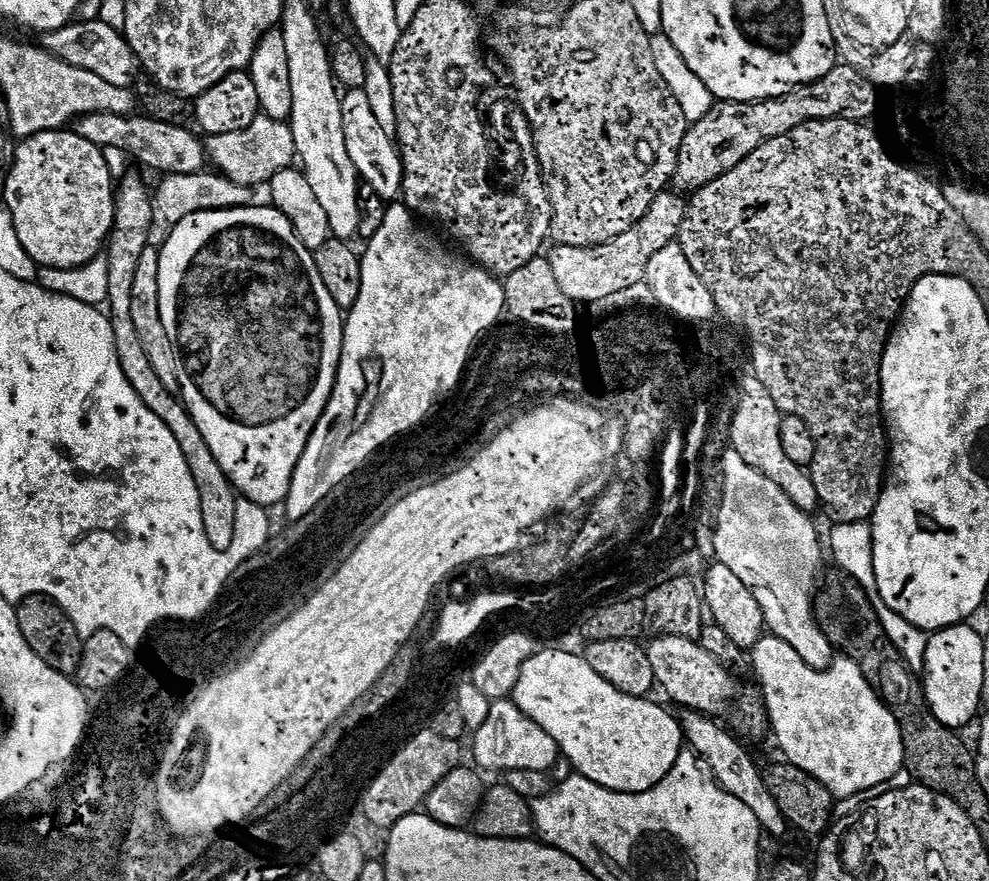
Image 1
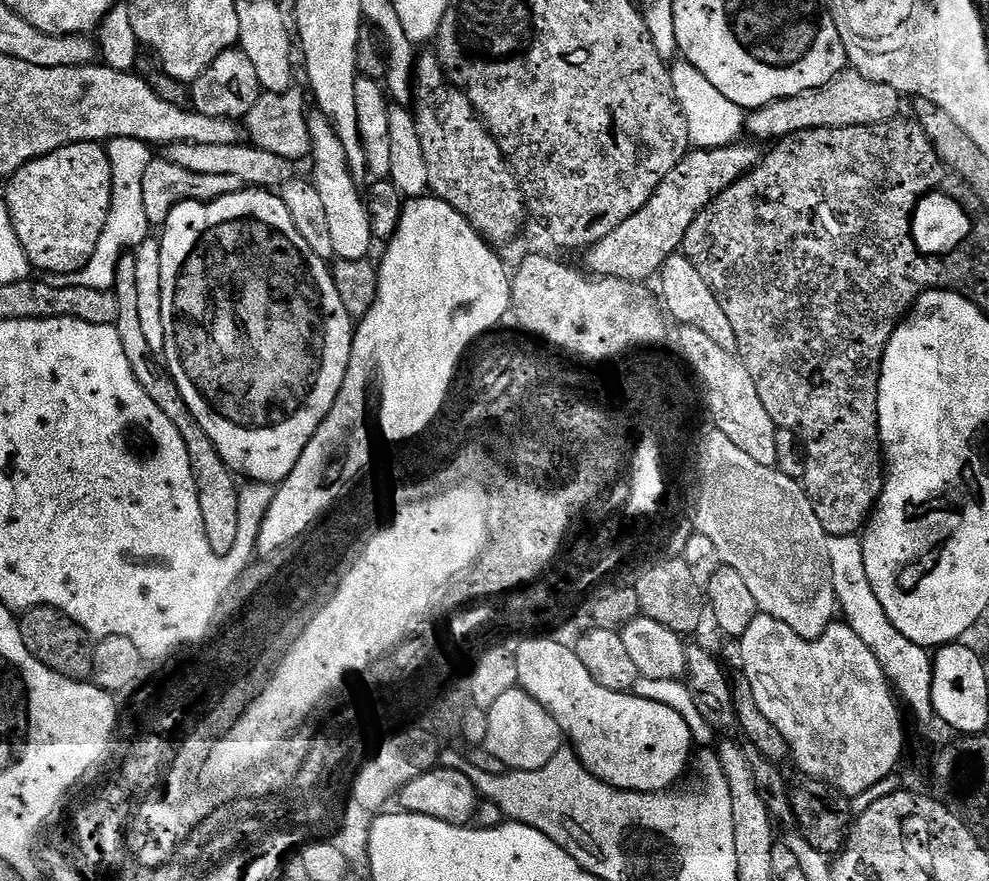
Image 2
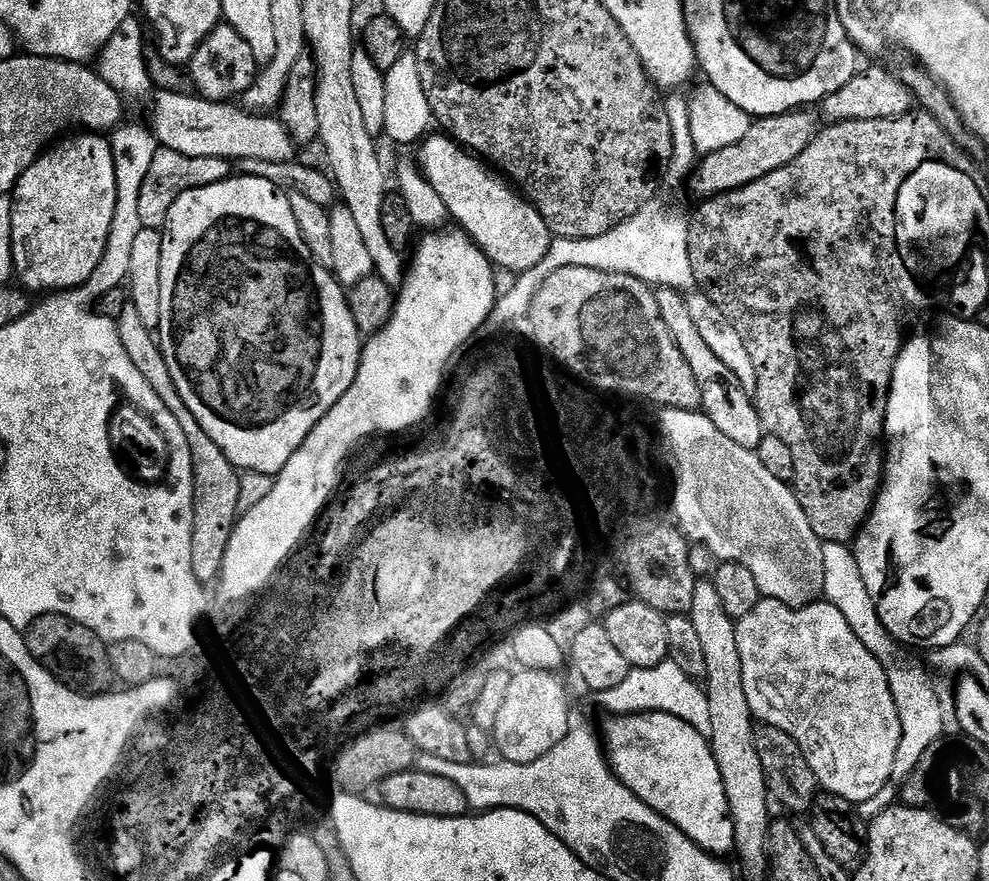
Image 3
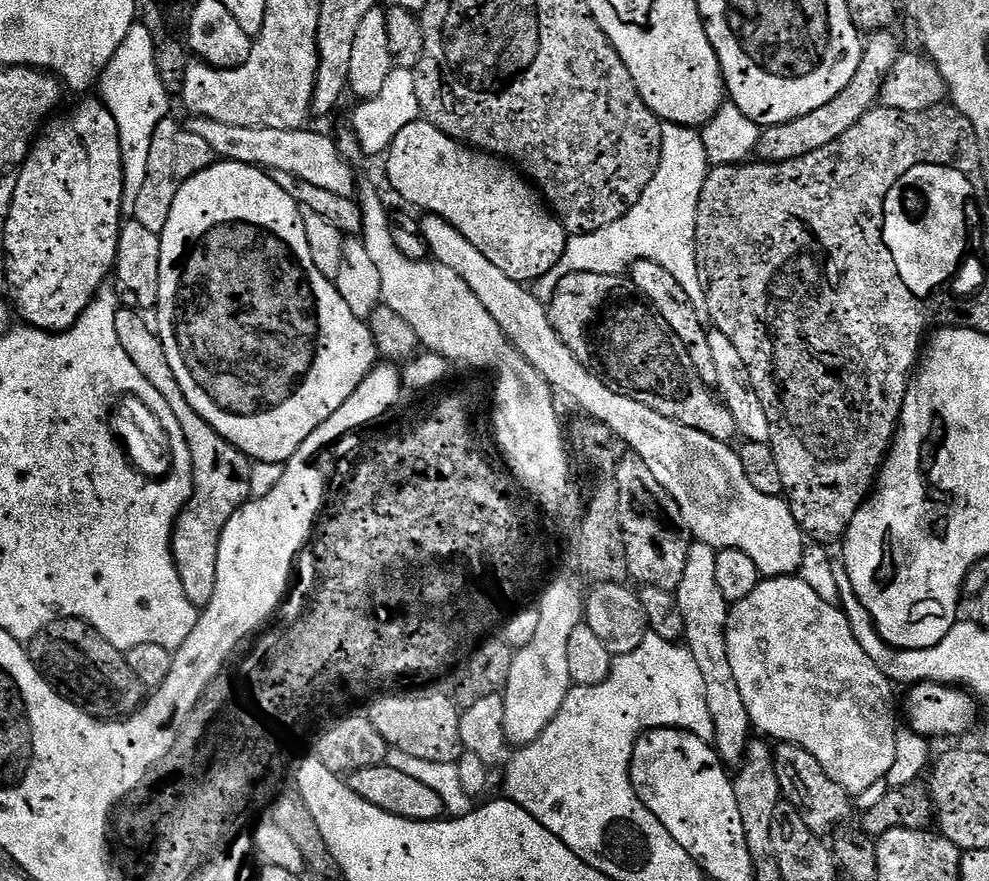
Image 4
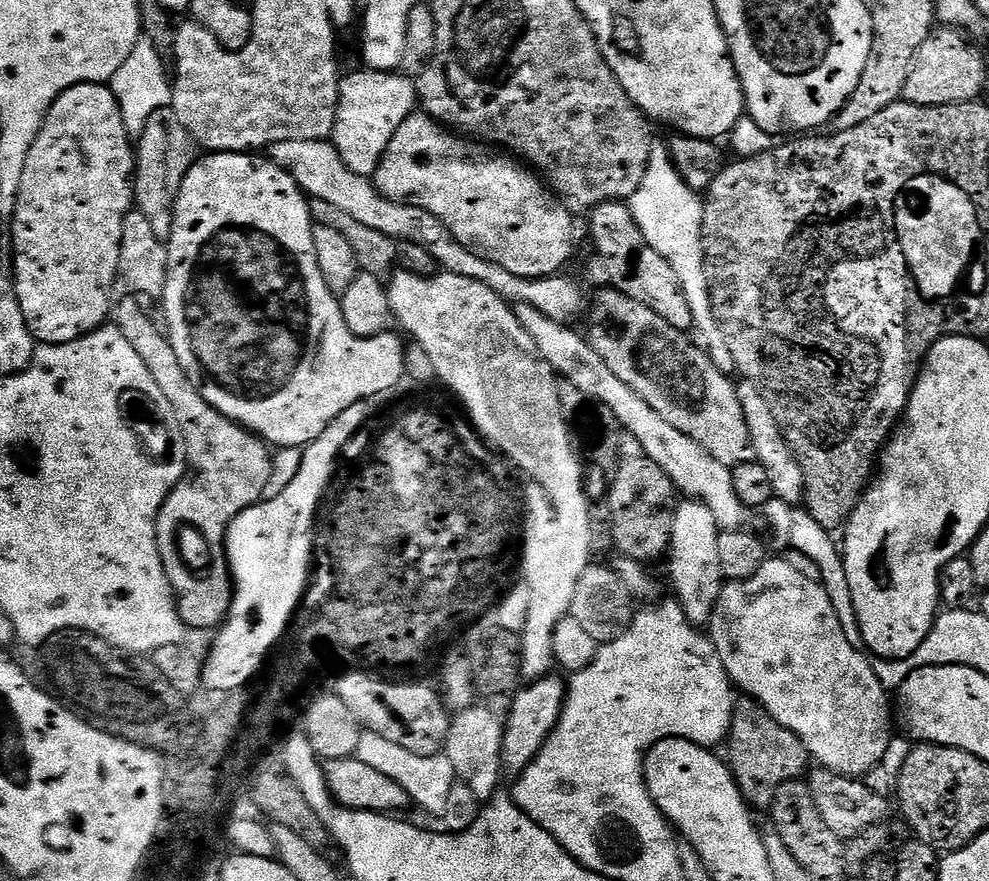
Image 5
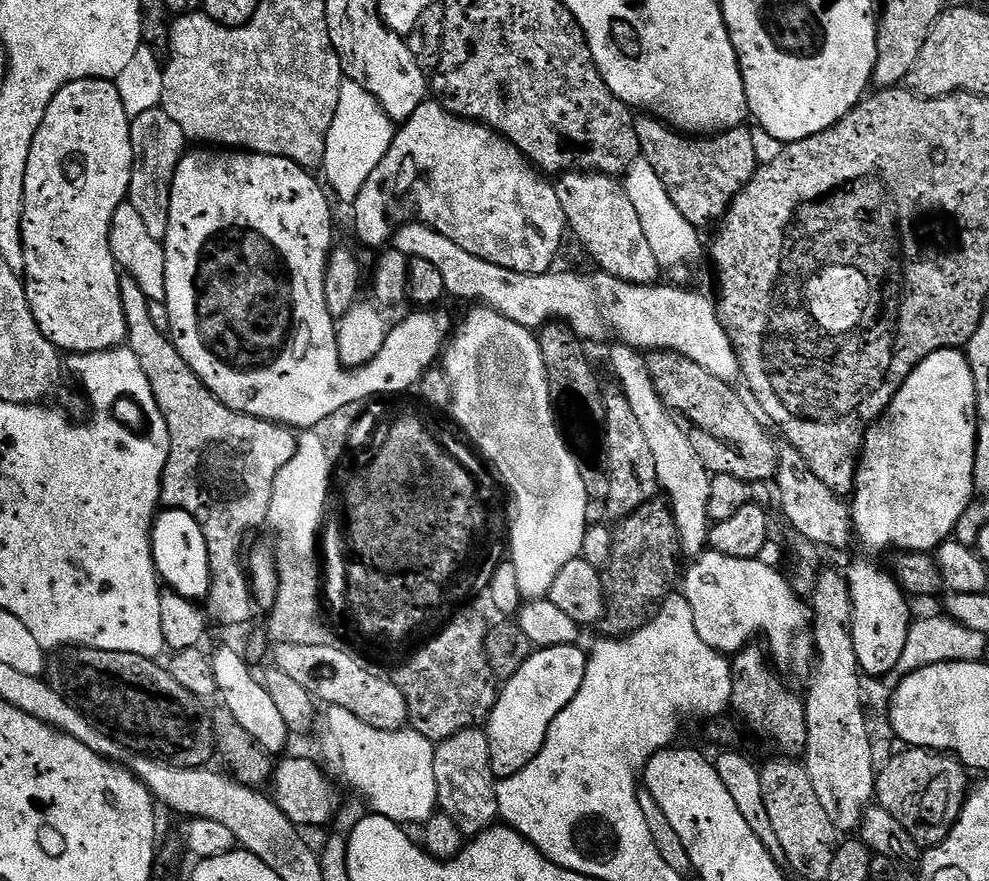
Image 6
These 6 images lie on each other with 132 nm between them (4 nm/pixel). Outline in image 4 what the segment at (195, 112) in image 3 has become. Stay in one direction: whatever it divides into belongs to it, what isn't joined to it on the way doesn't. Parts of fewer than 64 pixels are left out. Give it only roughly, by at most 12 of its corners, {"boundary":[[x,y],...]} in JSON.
{"boundary":[[205,116],[190,124],[220,160],[286,170],[355,197],[335,139],[307,127],[262,130]]}

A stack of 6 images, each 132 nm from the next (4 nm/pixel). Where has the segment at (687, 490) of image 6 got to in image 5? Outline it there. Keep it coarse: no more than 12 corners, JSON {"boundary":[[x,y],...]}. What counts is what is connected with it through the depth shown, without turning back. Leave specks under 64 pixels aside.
{"boundary":[[696,498],[677,503],[674,599],[704,626],[722,587],[717,528]]}

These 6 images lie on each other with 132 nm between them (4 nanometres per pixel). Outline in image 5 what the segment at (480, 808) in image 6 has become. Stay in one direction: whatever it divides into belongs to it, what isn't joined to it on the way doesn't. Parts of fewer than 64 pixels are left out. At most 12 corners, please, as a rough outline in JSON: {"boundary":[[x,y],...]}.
{"boundary":[[488,708],[455,713],[443,753],[480,802],[497,795],[504,727]]}

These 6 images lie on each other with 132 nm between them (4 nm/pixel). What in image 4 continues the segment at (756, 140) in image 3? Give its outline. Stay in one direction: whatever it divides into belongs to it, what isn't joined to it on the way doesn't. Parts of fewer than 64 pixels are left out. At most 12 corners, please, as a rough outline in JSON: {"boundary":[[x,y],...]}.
{"boundary":[[867,37],[842,94],[802,118],[764,128],[766,164],[806,158],[877,107],[902,45]]}

